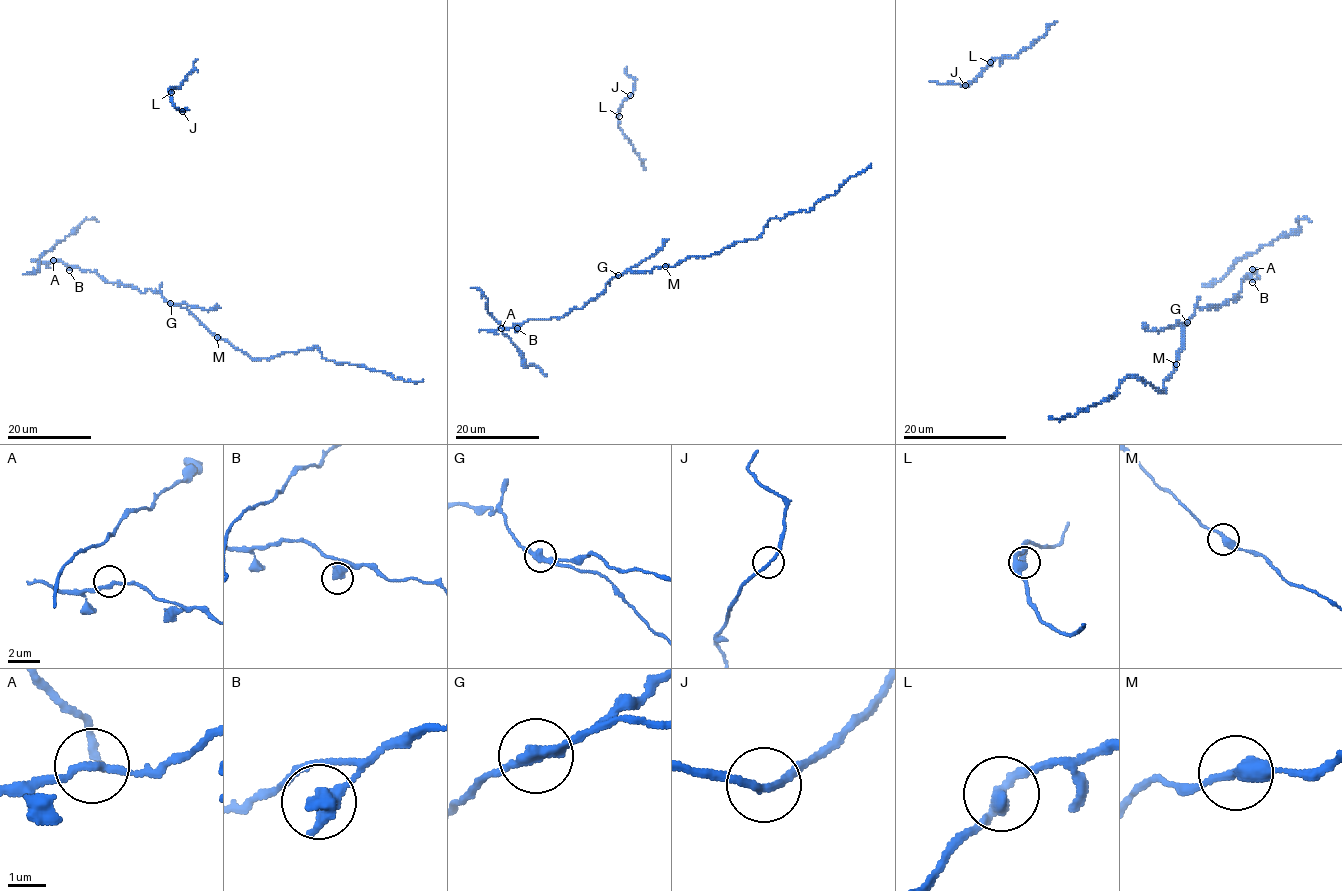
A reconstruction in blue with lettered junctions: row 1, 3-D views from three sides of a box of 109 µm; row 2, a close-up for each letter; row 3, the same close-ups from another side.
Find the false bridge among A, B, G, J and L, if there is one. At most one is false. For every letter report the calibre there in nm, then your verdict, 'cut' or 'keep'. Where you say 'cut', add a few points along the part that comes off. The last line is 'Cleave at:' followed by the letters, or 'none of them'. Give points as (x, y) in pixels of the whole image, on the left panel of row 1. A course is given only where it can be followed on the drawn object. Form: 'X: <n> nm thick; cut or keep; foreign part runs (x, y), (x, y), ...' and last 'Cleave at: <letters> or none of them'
A: 200 nm thick; keep
B: 400 nm thick; keep
G: 320 nm thick; cut; foreign part runs (171, 303), (185, 307), (213, 333), (257, 360), (317, 346), (323, 358), (395, 379), (423, 380)
J: 200 nm thick; keep
L: 340 nm thick; keep
Cleave at: G

